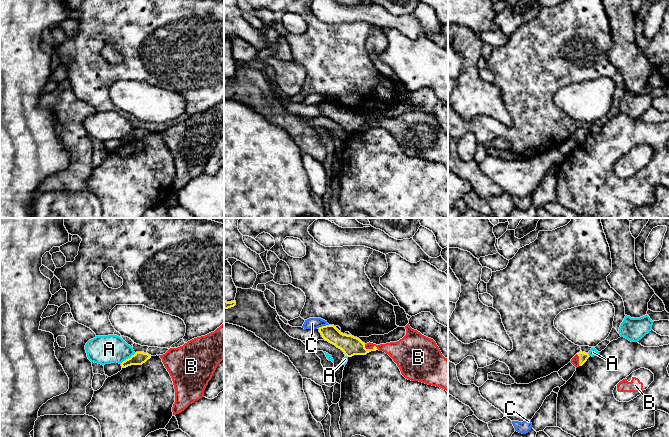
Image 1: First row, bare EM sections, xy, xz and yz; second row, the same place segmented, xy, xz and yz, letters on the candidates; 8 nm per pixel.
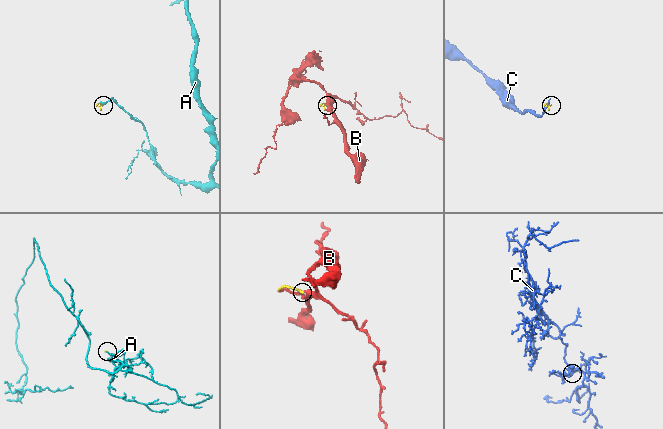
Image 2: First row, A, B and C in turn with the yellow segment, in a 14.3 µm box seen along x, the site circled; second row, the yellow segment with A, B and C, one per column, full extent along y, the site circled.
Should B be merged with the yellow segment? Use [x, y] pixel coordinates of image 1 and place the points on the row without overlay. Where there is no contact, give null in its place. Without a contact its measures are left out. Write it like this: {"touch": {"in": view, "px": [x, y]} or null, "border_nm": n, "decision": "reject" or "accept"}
{"touch": {"in": "xz", "px": [370, 125]}, "border_nm": 130, "decision": "accept"}

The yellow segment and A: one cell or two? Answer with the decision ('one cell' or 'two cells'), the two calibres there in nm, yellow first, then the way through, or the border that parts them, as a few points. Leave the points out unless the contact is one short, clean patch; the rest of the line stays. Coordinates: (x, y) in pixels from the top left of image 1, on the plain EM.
two cells | 100/220 nm

